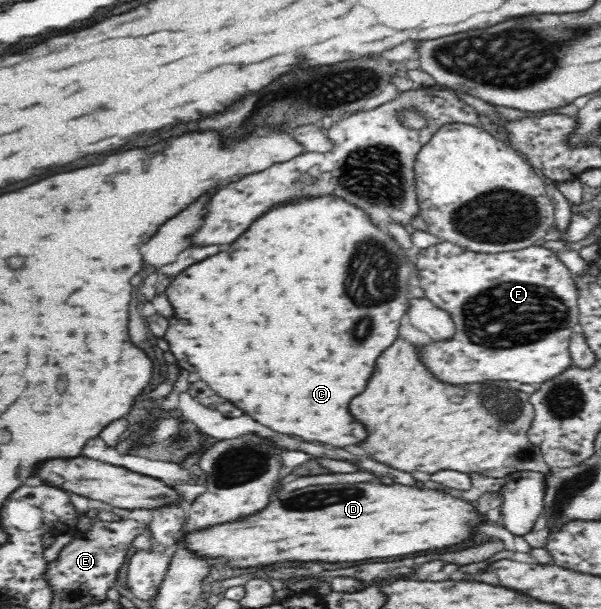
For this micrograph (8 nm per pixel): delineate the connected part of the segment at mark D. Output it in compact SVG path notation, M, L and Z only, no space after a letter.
M338 483L338 485L310 485L296 491L282 491L272 497L262 511L206 529L185 533L181 539L188 552L210 560L226 559L232 569L246 569L258 565L272 565L284 561L362 561L374 557L400 557L430 549L458 545L474 537L470 521L484 521L468 501L454 495L444 495L434 489L416 489L406 485L368 485L368 483Z

